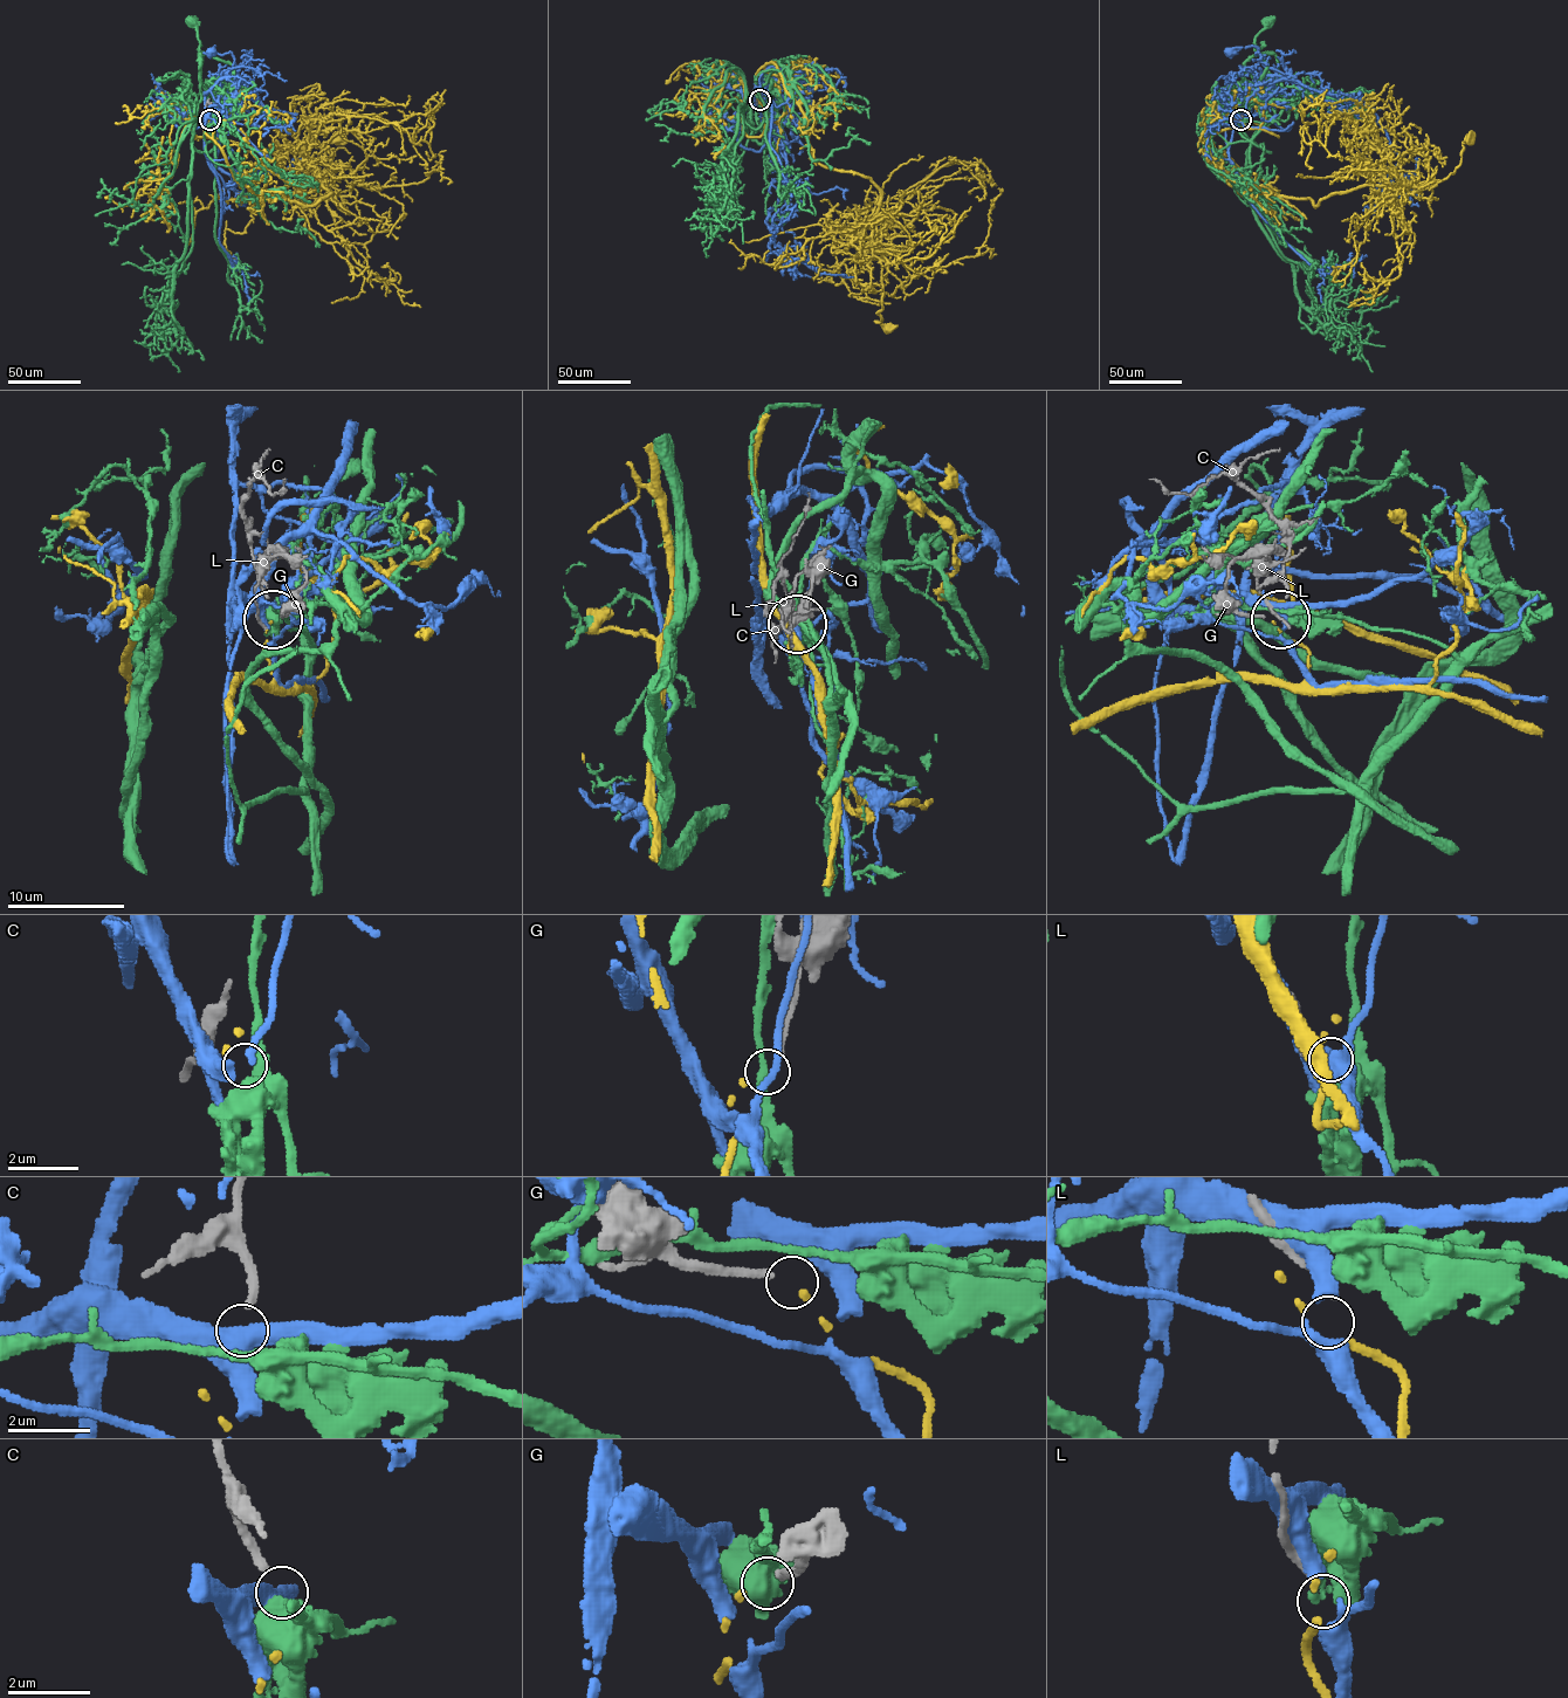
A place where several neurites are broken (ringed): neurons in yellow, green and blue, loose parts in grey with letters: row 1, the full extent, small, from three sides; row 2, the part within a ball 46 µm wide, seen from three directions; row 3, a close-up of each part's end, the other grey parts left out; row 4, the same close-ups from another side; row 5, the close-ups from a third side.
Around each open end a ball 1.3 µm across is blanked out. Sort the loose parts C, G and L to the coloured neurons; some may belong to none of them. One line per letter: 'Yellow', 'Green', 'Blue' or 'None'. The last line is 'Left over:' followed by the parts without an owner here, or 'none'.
C: Green
G: Yellow
L: None
Left over: L

